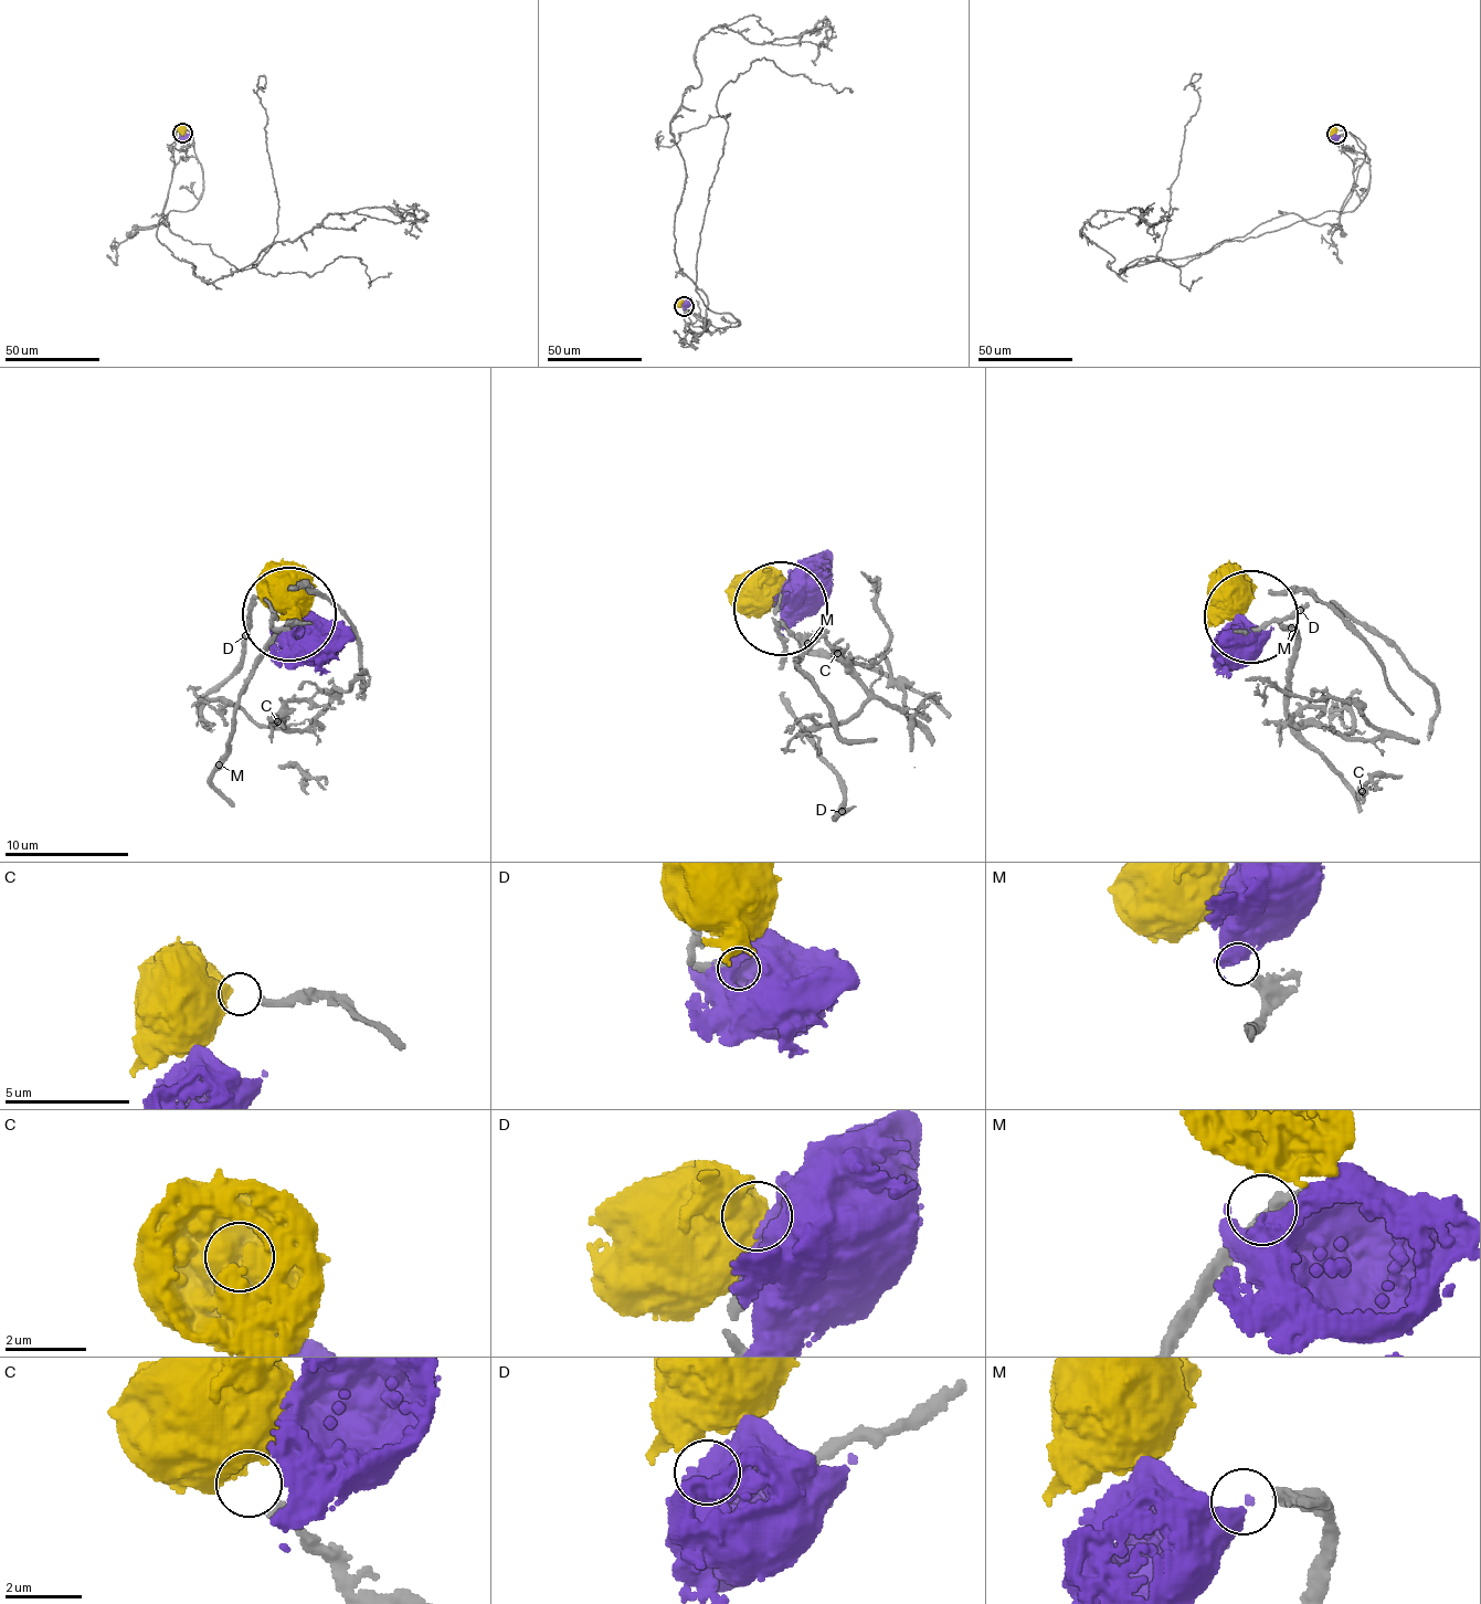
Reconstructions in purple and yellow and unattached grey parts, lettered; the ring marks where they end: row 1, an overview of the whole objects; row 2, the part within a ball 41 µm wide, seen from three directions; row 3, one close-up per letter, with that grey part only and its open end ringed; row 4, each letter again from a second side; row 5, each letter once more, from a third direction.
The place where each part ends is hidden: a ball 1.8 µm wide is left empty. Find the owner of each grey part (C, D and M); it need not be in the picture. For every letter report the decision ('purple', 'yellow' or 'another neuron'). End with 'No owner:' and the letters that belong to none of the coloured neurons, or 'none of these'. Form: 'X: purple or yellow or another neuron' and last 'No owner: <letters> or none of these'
C: yellow
D: another neuron
M: purple
No owner: D

